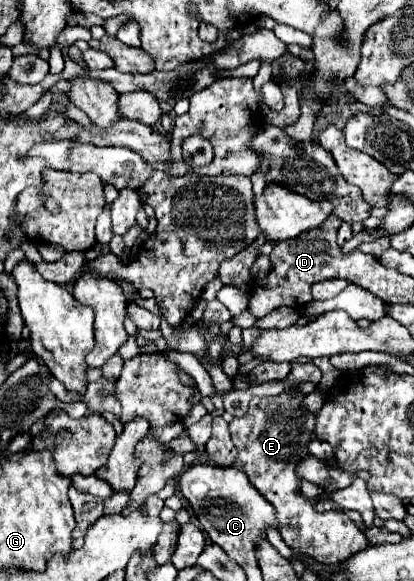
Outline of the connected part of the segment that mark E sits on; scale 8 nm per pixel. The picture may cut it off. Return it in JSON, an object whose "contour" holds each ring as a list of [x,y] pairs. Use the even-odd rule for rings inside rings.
{"contour":[[[295,386],[279,396],[265,396],[263,400],[253,400],[245,416],[235,418],[231,426],[231,438],[239,450],[237,460],[231,464],[243,470],[249,482],[277,508],[277,520],[281,520],[281,538],[289,548],[299,550],[325,564],[341,562],[361,548],[367,546],[365,534],[353,524],[349,516],[341,512],[315,510],[315,502],[301,494],[303,478],[295,472],[301,458],[309,454],[307,442],[315,438],[317,416],[305,410],[305,394],[295,392]]]}

